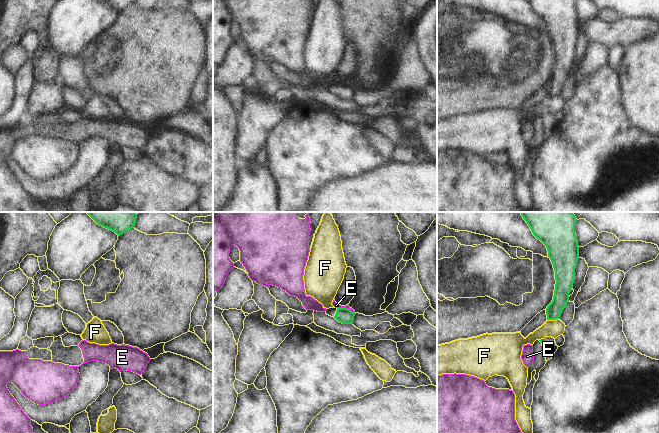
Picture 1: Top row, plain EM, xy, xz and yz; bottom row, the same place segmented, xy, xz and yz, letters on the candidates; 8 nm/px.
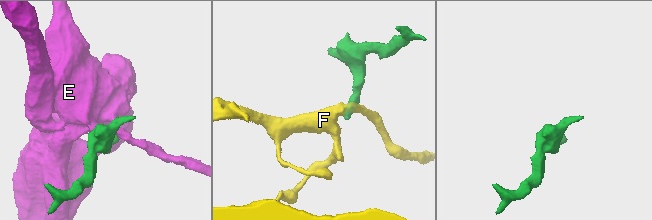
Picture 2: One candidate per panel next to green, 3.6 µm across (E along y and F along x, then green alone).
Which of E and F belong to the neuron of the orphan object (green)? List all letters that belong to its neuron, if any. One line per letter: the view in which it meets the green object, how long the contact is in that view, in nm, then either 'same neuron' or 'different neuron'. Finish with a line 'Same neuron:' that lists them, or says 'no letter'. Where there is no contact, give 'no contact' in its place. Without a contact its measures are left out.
E: xz | 150 nm | different neuron
F: yz | 110 nm | different neuron
Same neuron: no letter

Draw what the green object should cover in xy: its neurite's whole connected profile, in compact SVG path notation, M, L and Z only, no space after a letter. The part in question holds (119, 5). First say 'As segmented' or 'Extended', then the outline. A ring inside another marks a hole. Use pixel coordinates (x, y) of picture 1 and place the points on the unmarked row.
As segmented. M98 0L98 1L115 8L119 13L126 7L134 4L135 0Z

